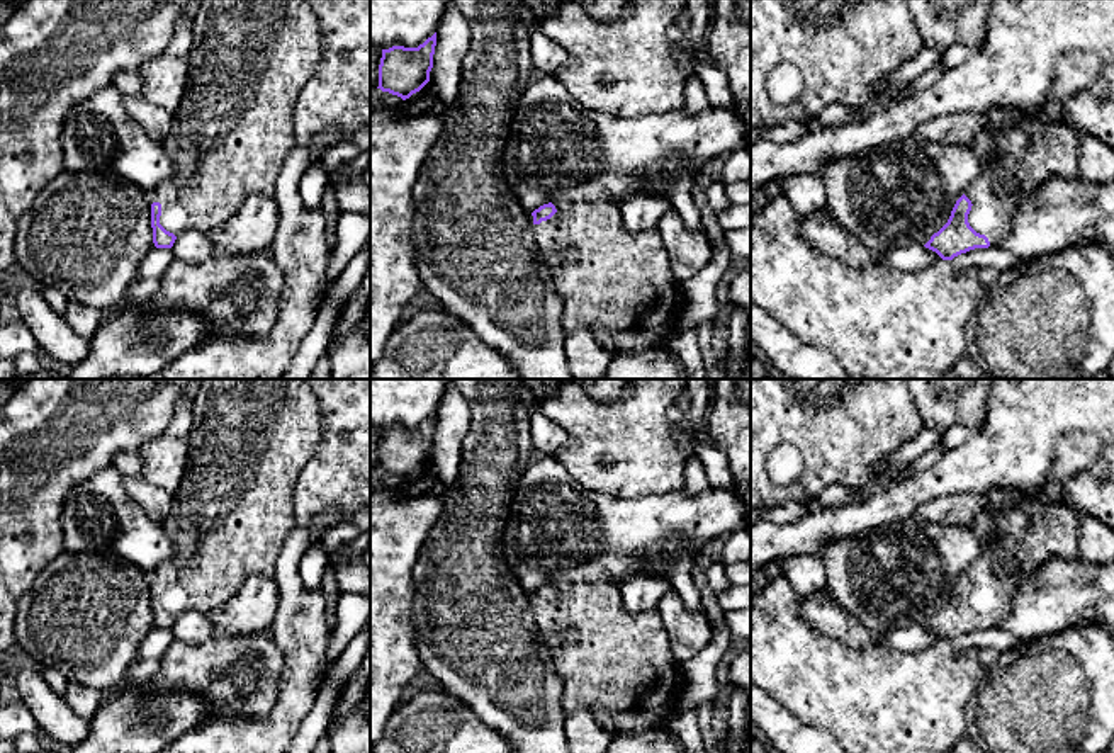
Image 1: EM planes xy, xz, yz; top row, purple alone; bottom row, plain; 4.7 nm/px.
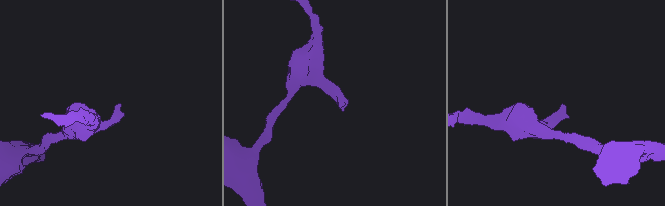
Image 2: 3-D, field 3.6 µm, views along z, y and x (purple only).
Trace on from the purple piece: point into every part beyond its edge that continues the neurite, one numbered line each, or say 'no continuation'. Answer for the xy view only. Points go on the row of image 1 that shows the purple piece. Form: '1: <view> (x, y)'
1: xy (250, 60)

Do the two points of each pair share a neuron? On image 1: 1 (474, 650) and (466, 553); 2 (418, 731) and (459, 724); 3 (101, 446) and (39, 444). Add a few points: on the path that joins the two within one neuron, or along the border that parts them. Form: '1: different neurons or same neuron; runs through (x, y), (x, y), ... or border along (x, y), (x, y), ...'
1: same neuron; runs through (474, 626), (466, 599), (466, 577)
2: same neuron; runs through (428, 731), (449, 731)
3: same neuron; runs through (85, 444), (55, 444)

